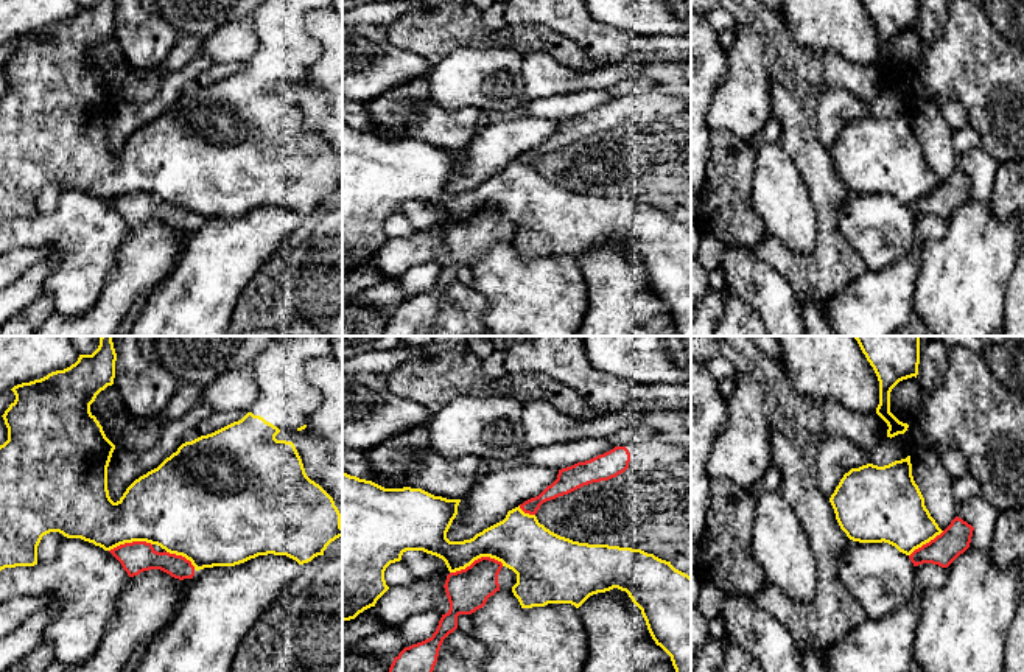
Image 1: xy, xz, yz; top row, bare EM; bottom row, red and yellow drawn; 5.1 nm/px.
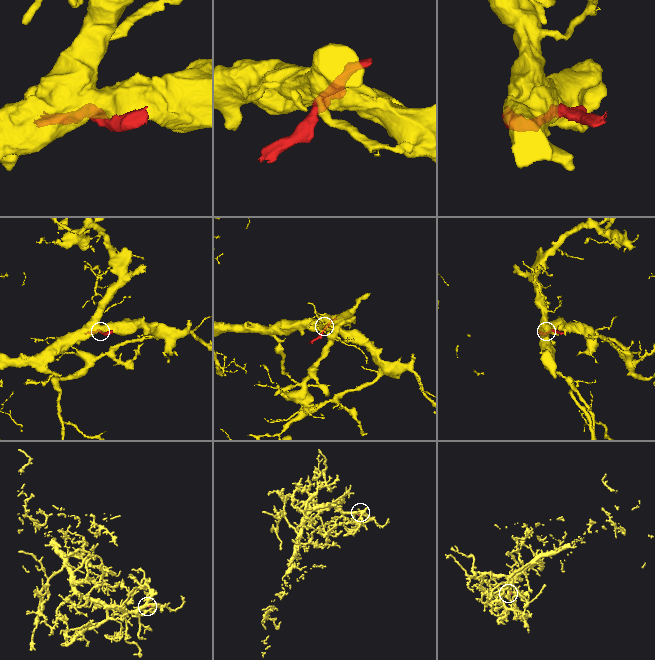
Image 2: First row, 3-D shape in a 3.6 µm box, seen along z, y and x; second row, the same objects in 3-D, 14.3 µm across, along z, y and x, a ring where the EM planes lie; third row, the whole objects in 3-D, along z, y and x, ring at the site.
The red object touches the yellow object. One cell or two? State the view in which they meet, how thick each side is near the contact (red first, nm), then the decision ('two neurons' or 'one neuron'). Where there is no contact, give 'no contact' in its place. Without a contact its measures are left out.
meets red in xz; 220 nm thick on the red side, 280 nm on the other; two neurons

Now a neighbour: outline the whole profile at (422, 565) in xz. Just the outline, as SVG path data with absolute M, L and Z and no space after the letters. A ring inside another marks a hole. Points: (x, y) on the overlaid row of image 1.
M406 551L400 560L417 579L448 576L445 562L423 551Z

